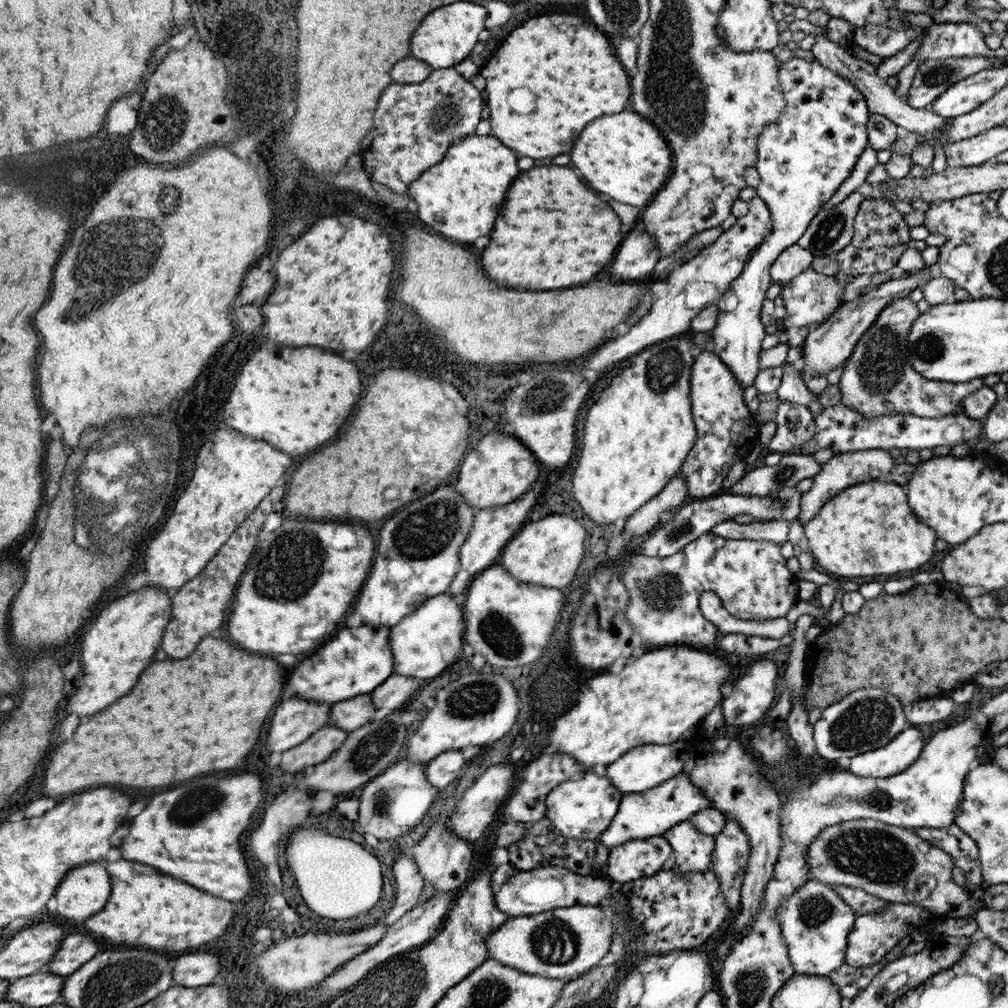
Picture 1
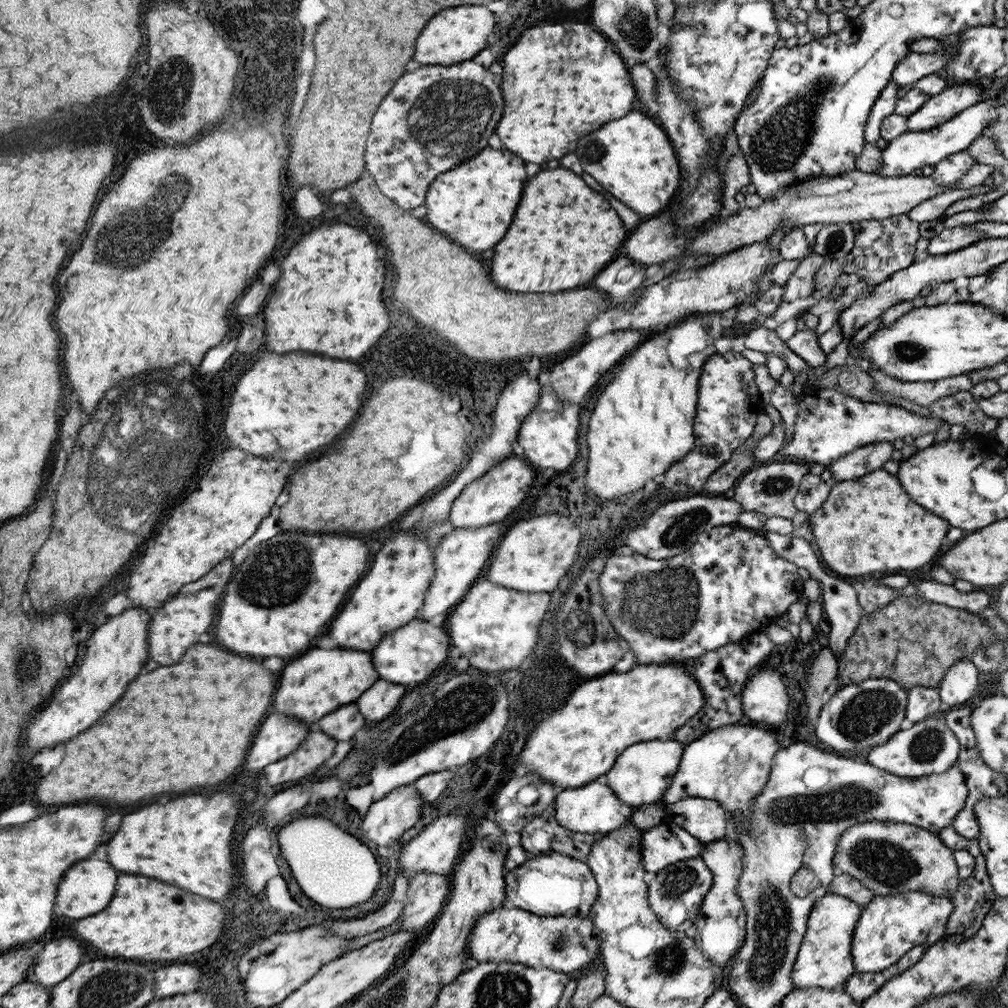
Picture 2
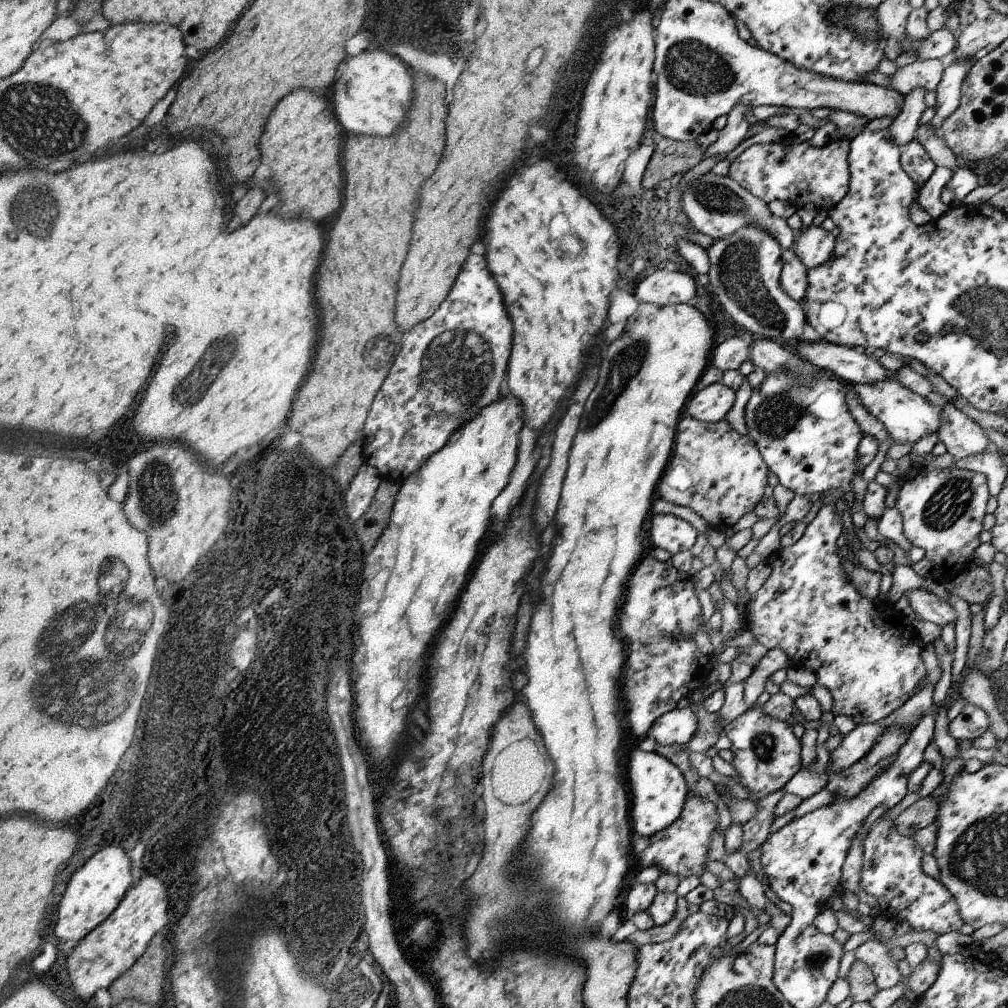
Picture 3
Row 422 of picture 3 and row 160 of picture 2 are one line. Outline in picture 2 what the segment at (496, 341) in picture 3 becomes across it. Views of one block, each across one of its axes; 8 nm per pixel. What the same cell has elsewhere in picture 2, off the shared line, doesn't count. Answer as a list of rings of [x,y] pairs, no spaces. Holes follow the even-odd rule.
[[[471,60],[455,66],[423,66],[415,72],[405,72],[405,76],[393,84],[393,92],[385,96],[385,104],[377,108],[371,120],[371,132],[365,148],[365,168],[373,180],[377,180],[377,188],[381,188],[381,192],[399,208],[409,212],[411,208],[425,204],[429,184],[433,184],[437,176],[451,172],[455,166],[485,150],[489,136],[495,134],[501,108],[503,98],[499,88],[491,82],[491,74],[487,68]]]

